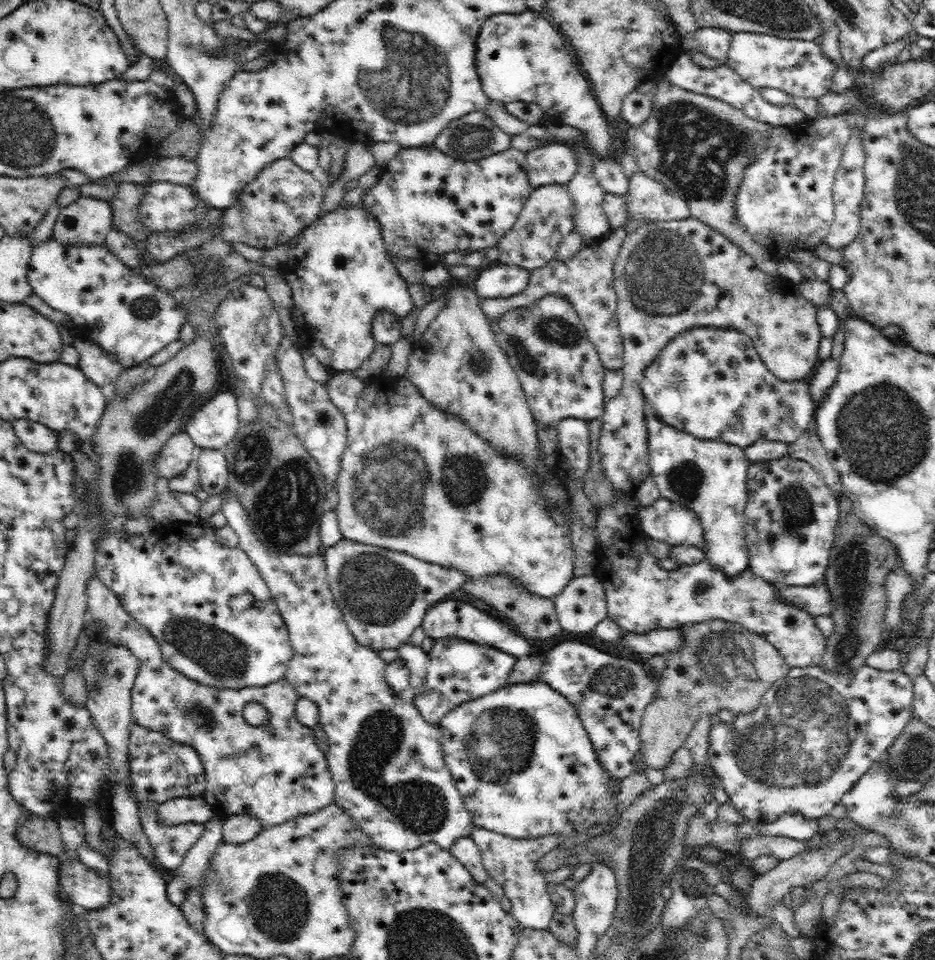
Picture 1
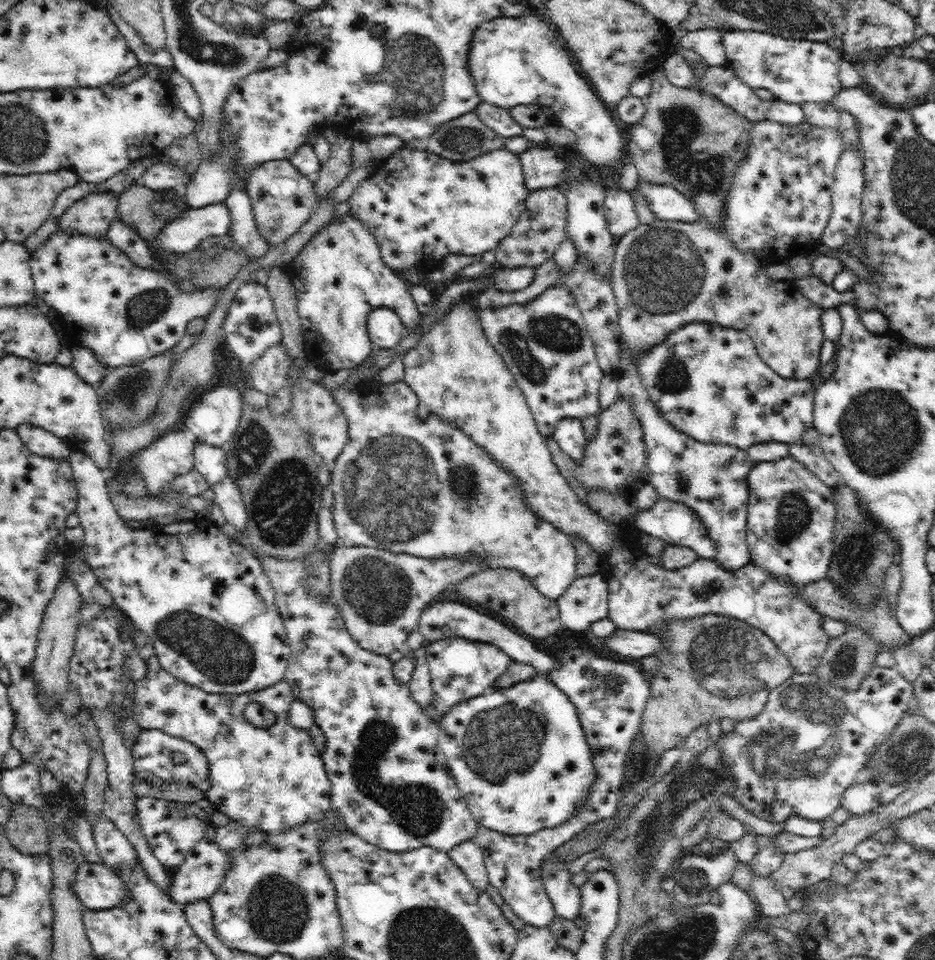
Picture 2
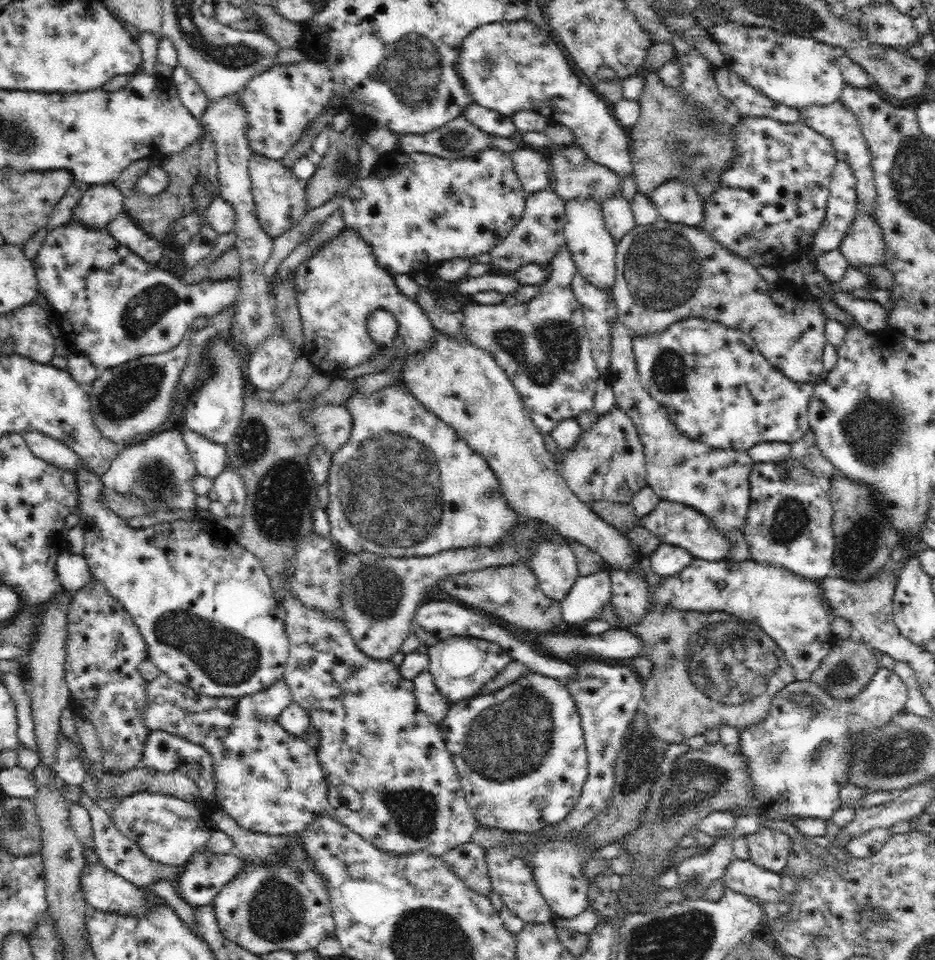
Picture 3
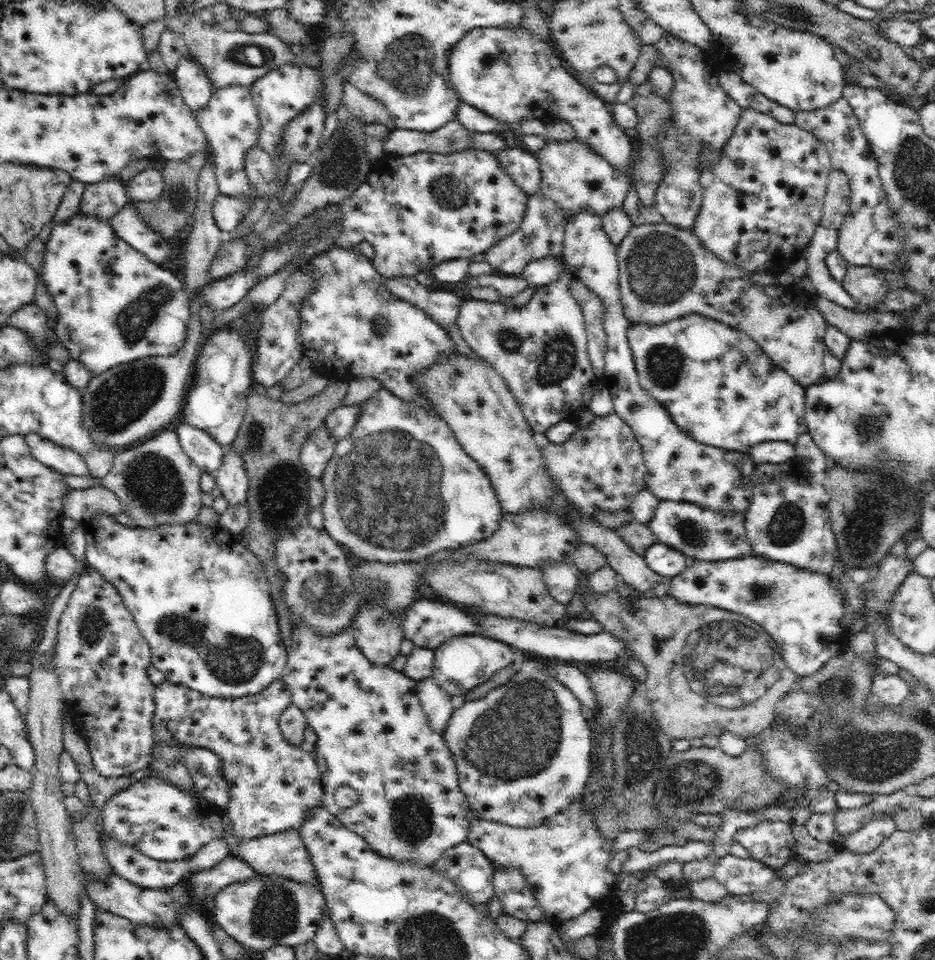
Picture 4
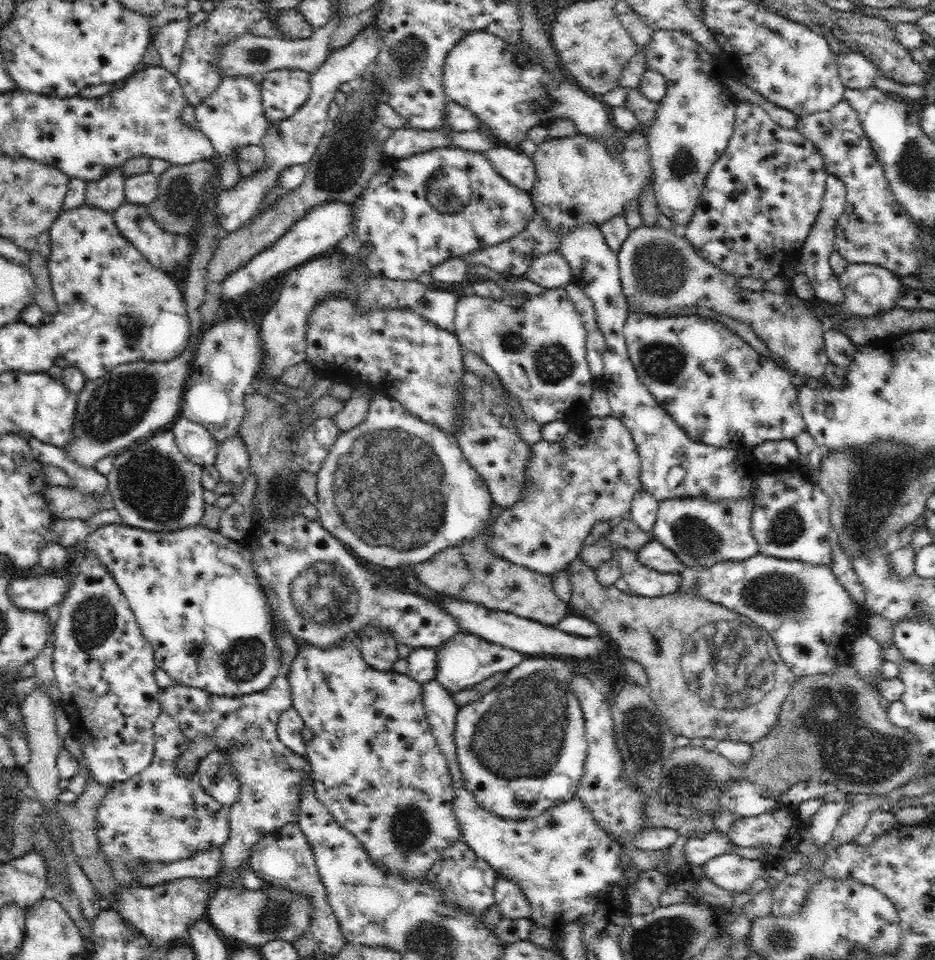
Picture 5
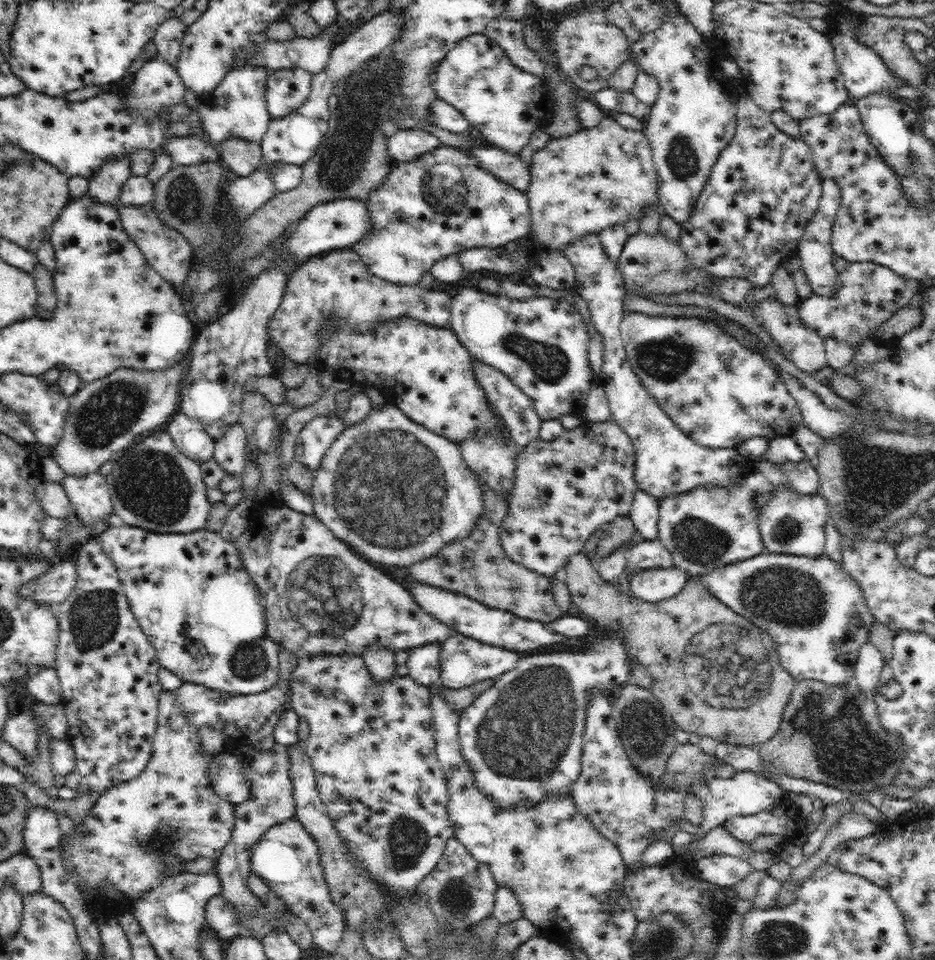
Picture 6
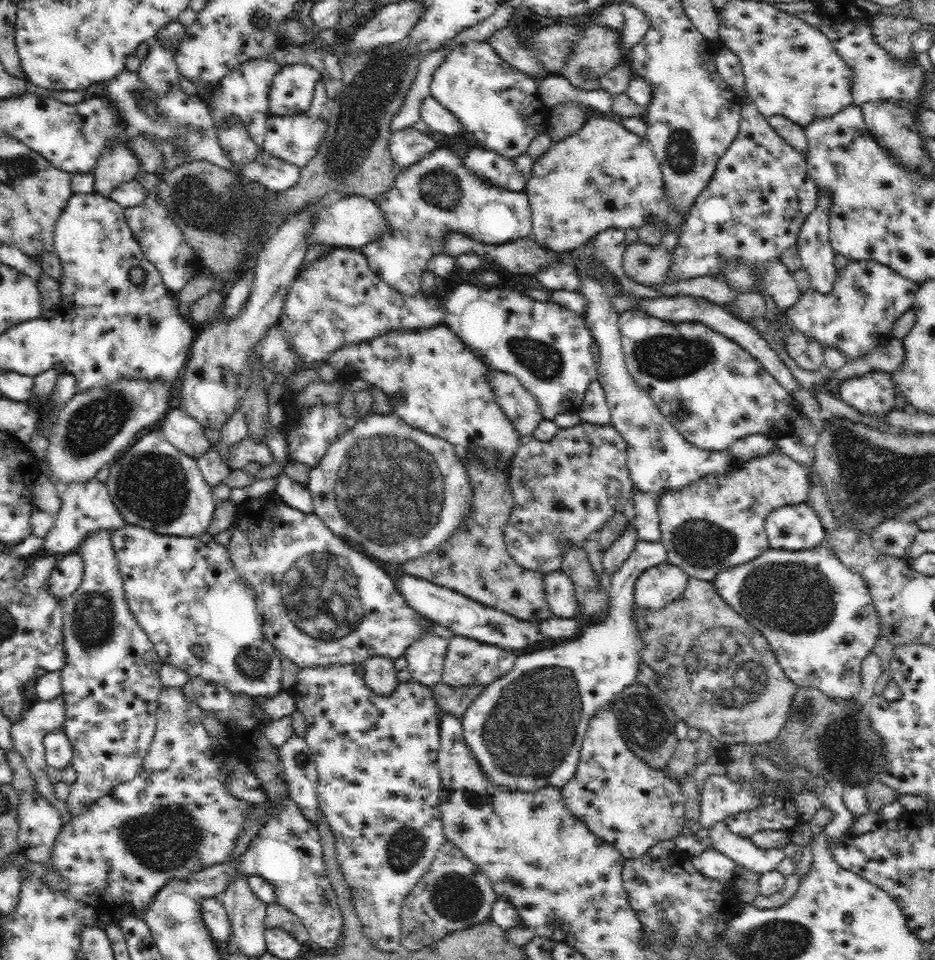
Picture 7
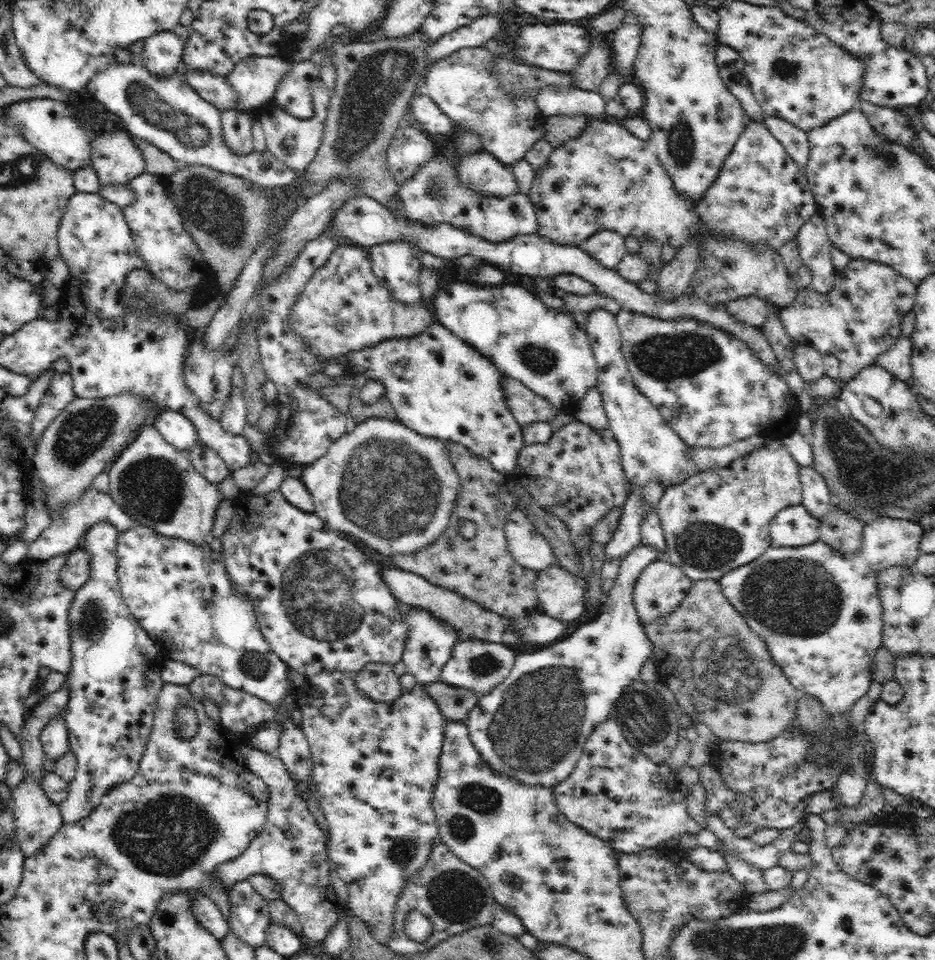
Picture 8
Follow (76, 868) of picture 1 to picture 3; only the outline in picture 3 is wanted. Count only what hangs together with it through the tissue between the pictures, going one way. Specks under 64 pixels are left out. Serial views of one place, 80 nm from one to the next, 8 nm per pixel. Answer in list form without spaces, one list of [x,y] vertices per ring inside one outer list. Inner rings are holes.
[[[88,862],[80,874],[87,905],[104,912],[140,916],[152,908],[153,900],[133,882],[99,862]]]

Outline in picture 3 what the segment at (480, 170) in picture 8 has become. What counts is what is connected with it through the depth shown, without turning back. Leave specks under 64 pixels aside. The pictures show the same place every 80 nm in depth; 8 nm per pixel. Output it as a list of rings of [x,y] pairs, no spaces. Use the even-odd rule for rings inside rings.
[[[525,145],[509,153],[522,188],[529,195],[549,188],[551,162],[547,150],[534,149]]]

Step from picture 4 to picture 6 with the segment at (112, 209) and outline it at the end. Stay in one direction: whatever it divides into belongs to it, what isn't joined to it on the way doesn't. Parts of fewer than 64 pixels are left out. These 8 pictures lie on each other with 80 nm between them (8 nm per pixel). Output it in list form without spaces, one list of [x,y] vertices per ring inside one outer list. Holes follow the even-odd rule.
[[[128,156],[104,162],[88,182],[88,195],[104,204],[119,205],[122,186],[130,176]]]

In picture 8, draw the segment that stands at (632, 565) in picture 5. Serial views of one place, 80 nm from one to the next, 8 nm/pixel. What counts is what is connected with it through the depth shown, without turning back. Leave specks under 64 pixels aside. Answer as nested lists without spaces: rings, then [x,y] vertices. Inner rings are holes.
[[[660,558],[645,566],[636,579],[632,593],[633,605],[636,607],[641,622],[652,622],[660,616],[668,616],[670,612],[674,612],[686,598],[686,592],[692,586],[691,581],[691,578],[679,566],[667,558]]]

